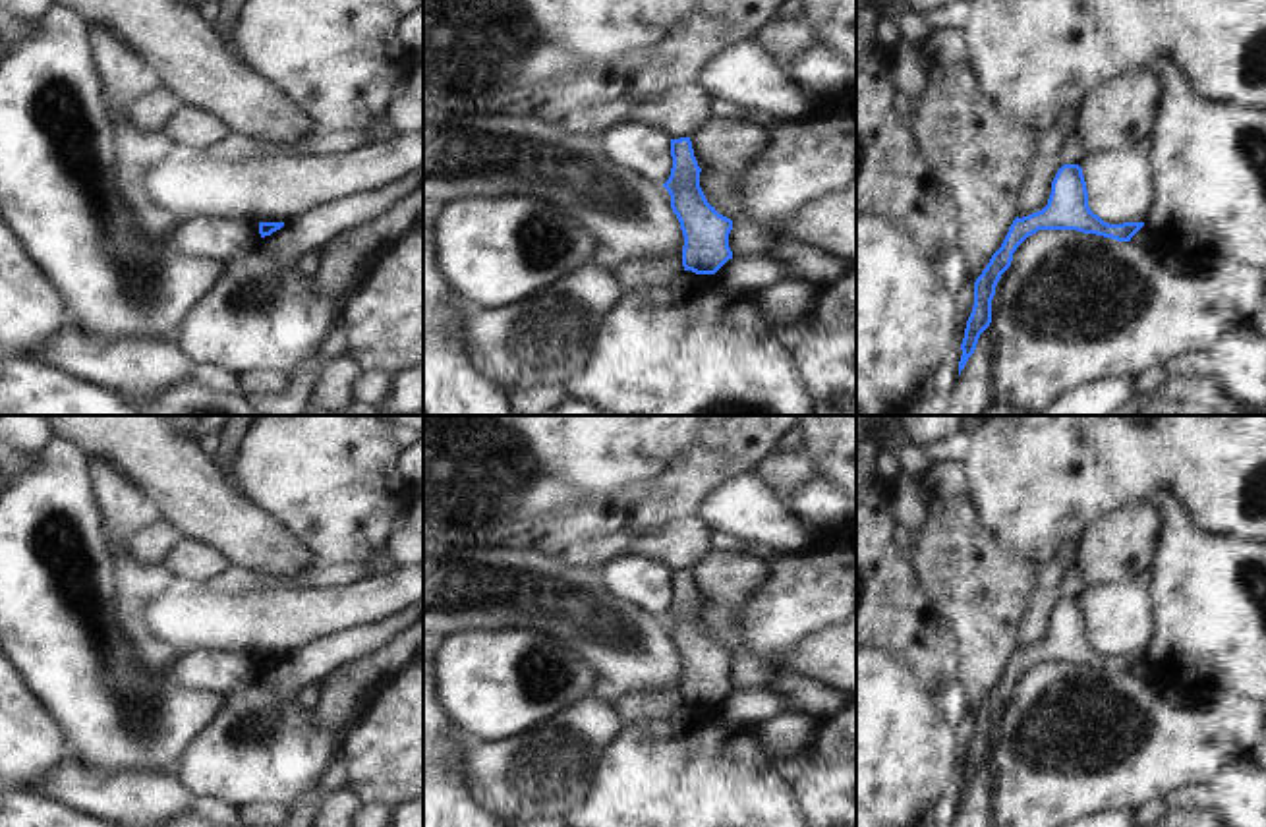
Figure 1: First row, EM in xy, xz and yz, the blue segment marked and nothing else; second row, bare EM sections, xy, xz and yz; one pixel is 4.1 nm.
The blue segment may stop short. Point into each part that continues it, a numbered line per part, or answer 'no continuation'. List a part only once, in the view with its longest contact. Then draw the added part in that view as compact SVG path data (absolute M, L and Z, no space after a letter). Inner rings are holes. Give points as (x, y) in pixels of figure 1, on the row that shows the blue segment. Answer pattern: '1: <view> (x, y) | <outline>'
no continuation

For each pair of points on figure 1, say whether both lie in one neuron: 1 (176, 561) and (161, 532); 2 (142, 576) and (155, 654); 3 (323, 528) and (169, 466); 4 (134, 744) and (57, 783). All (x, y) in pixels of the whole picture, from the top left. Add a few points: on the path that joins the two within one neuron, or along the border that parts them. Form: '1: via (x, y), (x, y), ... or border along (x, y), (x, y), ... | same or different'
1: border along (180, 540), (161, 563) | different
2: via (132, 596), (132, 627), (138, 634) | same
3: border along (244, 491), (288, 532) | different
4: border along (68, 756), (93, 768), (136, 768) | different

